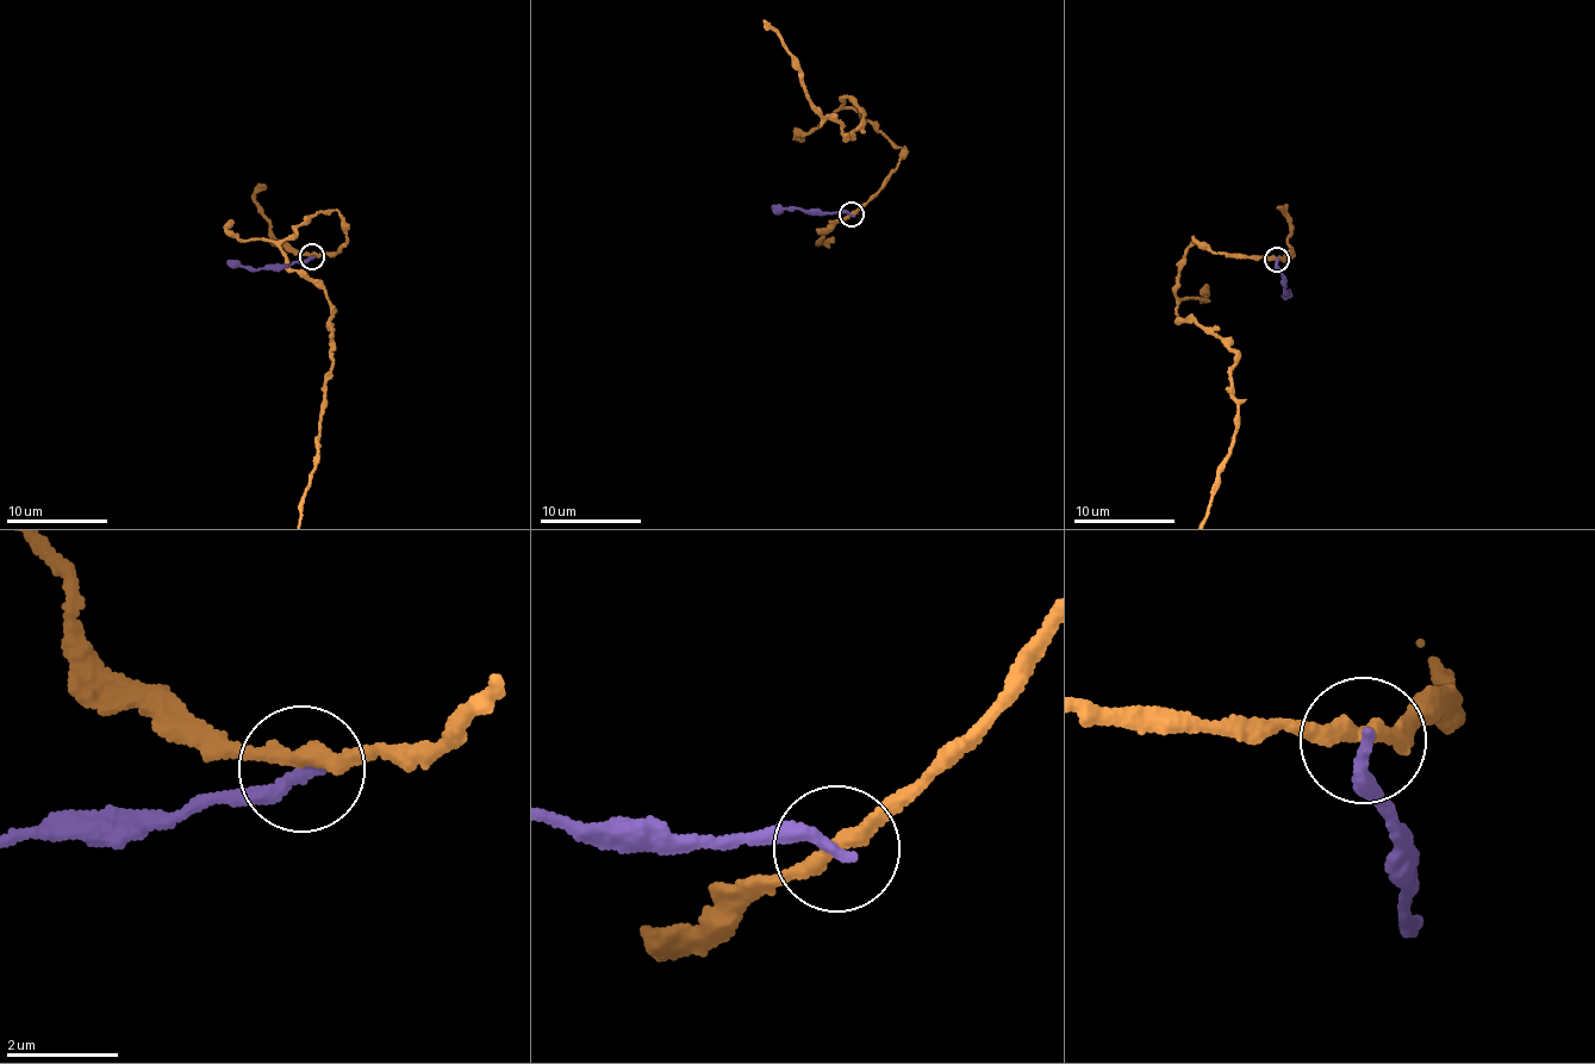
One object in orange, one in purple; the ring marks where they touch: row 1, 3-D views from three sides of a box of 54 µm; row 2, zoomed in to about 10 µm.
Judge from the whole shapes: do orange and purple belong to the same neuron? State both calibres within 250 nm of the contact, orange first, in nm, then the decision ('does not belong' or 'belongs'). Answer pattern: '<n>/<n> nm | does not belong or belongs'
260/280 nm | does not belong

